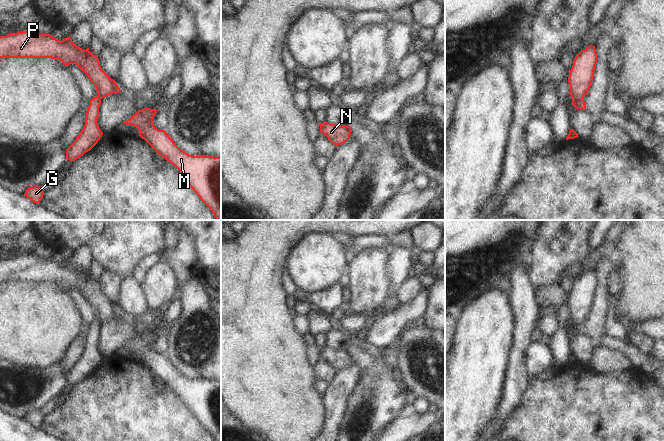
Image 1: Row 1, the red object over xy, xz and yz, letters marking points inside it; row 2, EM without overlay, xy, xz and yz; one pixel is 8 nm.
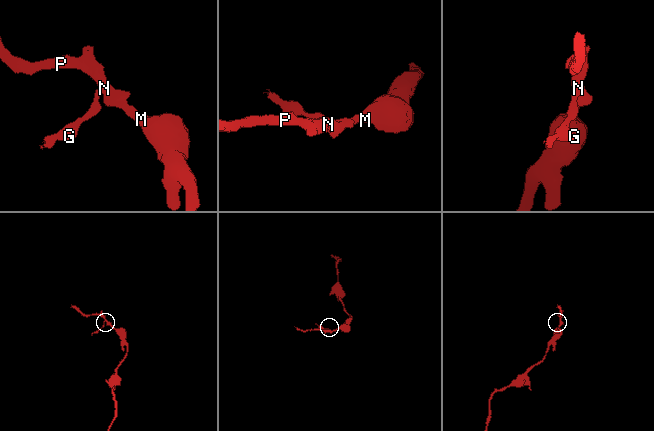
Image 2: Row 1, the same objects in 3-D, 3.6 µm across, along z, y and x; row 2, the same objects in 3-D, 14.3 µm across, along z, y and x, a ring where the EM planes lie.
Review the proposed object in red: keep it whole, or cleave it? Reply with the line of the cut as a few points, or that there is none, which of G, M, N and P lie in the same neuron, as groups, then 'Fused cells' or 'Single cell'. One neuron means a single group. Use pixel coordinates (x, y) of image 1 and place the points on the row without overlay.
Split along yz (571, 320), (582, 322). Groups: G / M N P. Fused cells

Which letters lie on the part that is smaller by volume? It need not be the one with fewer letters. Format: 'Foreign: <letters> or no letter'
Foreign: G

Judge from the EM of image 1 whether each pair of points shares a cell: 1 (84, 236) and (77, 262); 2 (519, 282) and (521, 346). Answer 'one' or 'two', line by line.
1: two
2: one

